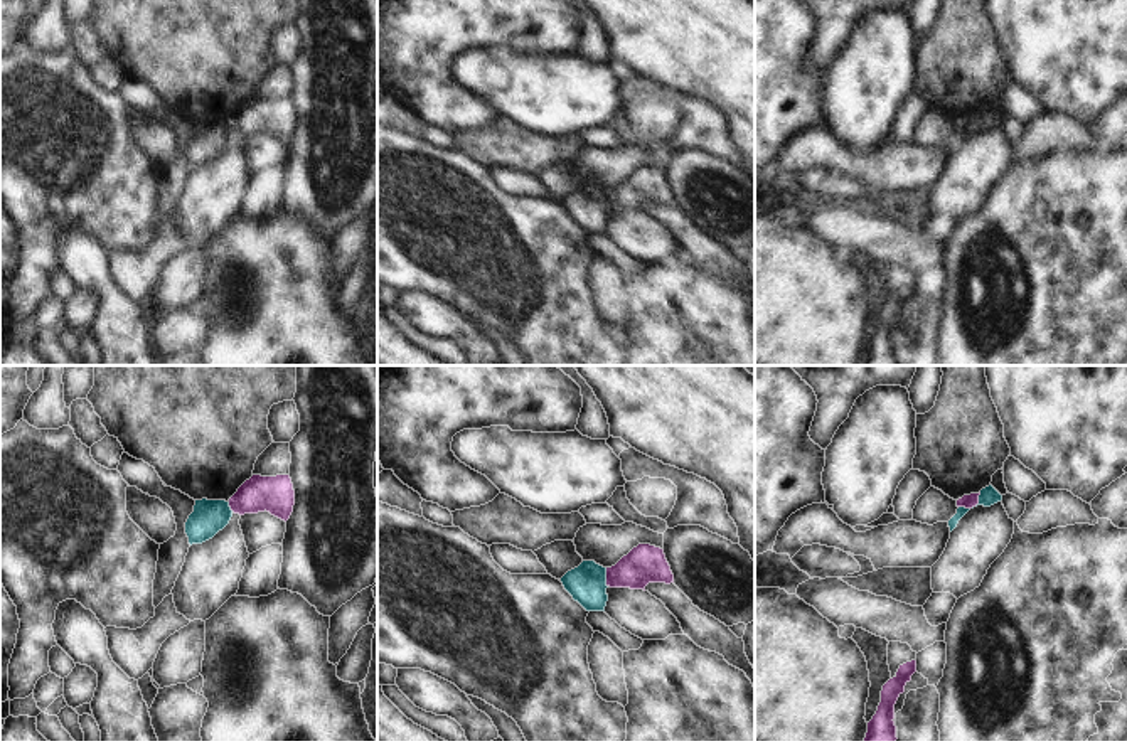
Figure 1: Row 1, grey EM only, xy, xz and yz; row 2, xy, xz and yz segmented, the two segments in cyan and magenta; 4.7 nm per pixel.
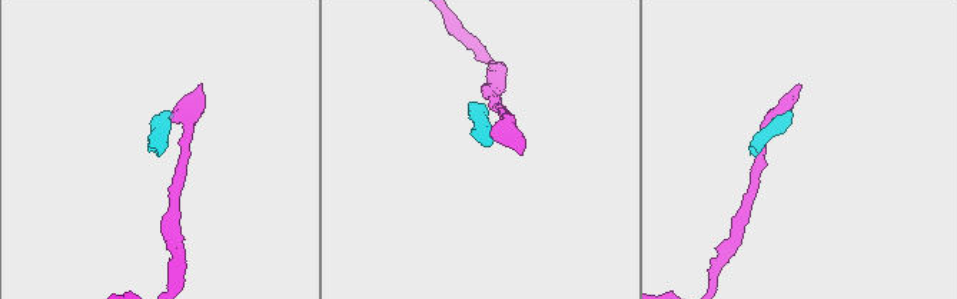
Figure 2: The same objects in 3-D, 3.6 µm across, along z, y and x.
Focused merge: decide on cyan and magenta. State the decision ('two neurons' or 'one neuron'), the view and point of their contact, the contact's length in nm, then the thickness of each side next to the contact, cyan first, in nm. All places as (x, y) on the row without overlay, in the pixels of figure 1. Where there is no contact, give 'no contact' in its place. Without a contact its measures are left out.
two neurons | yz (972, 130) | 130 nm | 90/70 nm

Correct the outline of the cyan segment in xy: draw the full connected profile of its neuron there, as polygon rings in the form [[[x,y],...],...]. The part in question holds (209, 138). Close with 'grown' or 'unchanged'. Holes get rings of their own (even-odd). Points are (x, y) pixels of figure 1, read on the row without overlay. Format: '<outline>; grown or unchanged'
[[[195,123],[194,135],[185,145],[189,167],[202,167],[222,153],[232,140],[226,123]]]; unchanged

